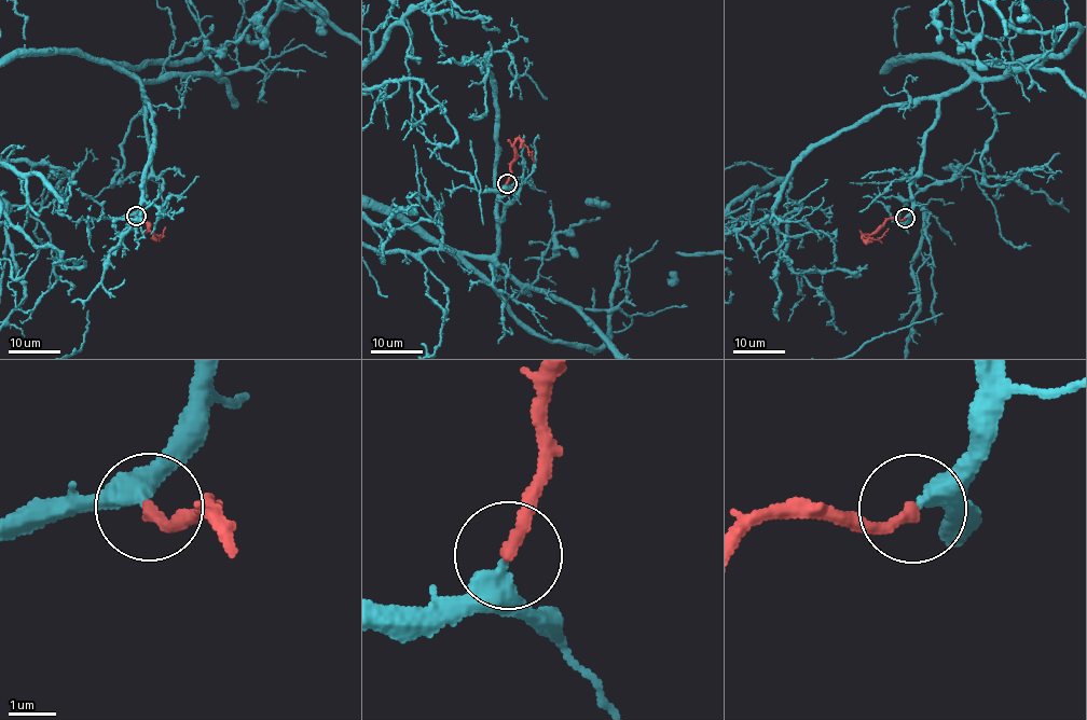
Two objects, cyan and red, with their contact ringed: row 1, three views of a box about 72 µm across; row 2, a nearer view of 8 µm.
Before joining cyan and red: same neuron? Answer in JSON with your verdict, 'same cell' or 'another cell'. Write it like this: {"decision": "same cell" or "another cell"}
{"decision": "same cell"}

